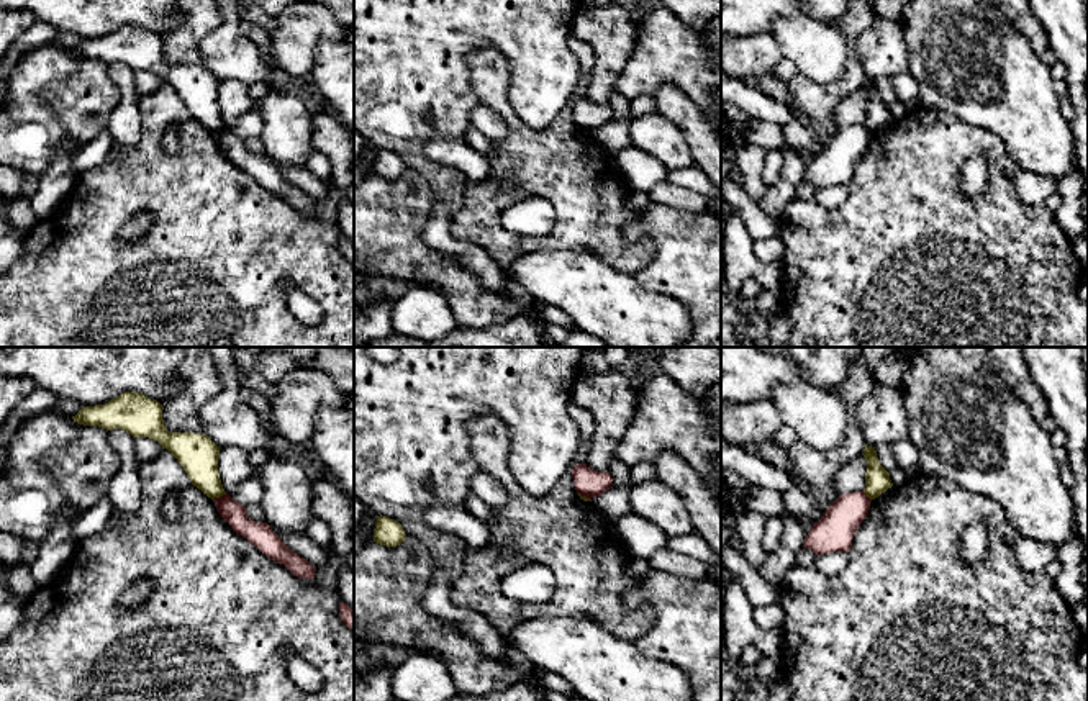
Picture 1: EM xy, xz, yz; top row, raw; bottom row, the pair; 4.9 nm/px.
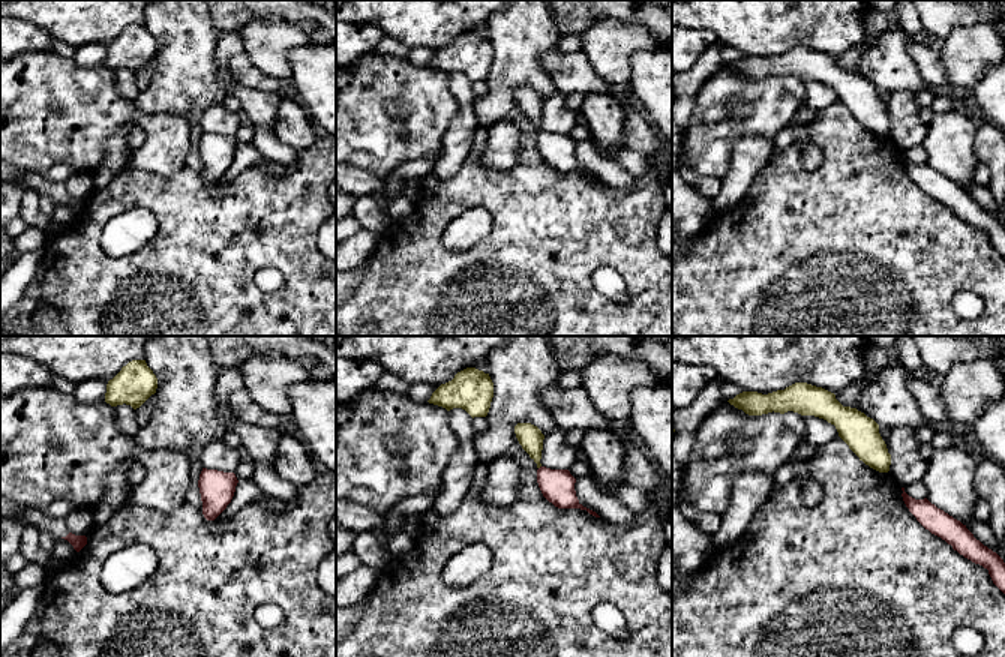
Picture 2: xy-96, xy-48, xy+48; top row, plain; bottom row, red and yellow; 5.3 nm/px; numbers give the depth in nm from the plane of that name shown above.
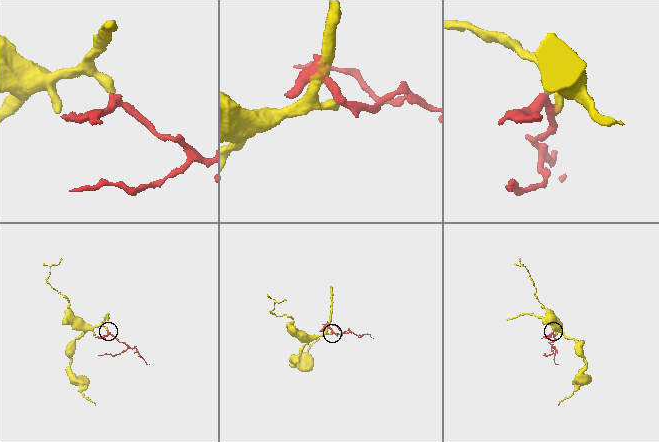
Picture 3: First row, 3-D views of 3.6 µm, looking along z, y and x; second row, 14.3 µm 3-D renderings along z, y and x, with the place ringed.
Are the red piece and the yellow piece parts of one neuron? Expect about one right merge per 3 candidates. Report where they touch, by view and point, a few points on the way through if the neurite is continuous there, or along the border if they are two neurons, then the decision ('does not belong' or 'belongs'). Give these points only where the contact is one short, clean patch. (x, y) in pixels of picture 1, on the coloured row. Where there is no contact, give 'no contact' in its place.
xy (220, 497) | along xy (226, 493), (213, 500) | does not belong

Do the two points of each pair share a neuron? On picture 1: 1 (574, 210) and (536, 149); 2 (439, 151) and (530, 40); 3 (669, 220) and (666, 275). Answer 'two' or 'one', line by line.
1: one
2: two
3: one

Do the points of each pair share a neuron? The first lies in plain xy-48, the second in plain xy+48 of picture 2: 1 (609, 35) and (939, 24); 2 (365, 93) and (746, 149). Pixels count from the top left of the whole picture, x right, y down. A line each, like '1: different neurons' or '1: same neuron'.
1: different neurons
2: different neurons

